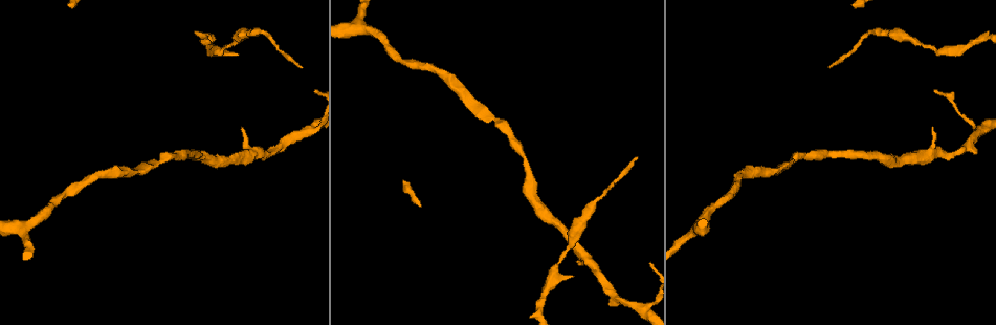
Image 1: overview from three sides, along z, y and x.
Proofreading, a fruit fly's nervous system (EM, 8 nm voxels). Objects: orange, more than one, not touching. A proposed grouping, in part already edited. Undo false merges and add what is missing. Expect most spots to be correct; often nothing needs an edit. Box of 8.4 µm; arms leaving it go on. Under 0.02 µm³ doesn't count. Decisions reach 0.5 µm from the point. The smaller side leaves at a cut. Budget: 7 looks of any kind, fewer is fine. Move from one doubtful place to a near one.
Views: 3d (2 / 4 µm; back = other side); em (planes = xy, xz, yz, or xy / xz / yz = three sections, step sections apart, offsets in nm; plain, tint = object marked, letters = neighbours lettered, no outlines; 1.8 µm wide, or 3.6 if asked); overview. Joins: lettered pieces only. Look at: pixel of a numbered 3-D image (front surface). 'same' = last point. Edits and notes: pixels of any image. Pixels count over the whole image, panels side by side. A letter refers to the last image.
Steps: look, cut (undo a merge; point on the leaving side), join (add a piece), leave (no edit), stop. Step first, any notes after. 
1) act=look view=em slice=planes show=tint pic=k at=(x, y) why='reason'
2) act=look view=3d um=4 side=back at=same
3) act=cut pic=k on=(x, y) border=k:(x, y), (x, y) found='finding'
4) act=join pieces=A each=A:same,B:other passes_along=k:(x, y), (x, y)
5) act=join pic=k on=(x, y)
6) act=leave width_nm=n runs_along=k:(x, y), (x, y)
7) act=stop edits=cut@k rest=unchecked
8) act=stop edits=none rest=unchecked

act=look view=3d um=4 pic=1 at=(575, 261) why='branch stops here'

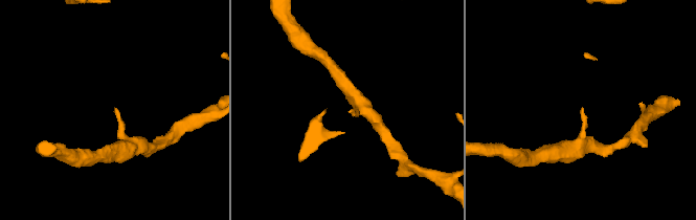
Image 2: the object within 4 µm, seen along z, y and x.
act=look view=em slice=xz step=16 show=tint pic=2 at=(352, 112) why='shape alone is not enough'

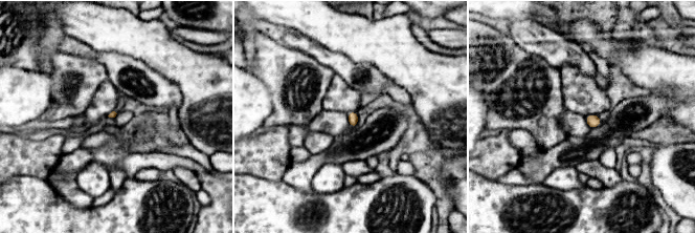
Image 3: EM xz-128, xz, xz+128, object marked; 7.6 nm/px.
act=look view=em slice=xz step=16 show=letters at=same why='see the neighbours'

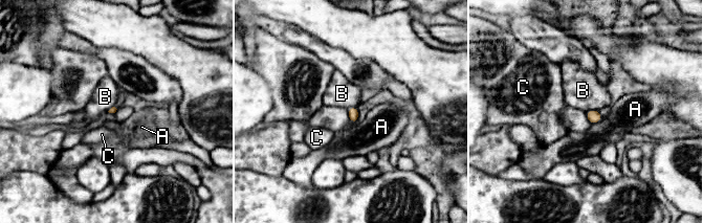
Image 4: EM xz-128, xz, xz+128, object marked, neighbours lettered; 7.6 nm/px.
act=leave each=A:other,B:other,C:other border=4:(597, 110), (588, 110), (586, 112) found='no lettered piece goes on from it'

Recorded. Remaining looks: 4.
act=look view=3d um=2 pic=1 at=(646, 307) why='sudden change in width'

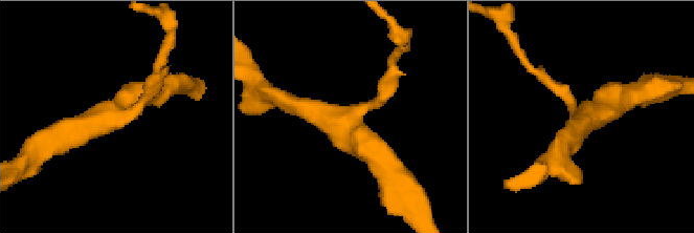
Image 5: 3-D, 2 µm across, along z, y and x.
act=look view=em slice=planes show=letters pic=5 at=(116, 115) why='shape alone is not enough'

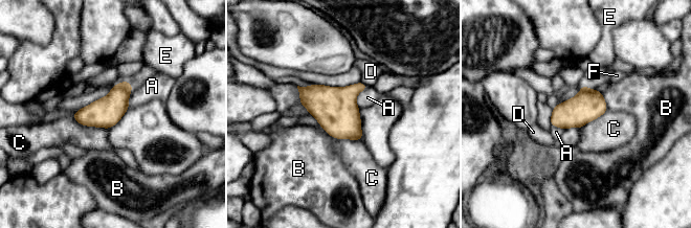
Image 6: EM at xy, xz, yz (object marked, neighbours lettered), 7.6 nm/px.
act=leave each=A:other,B:other,C:other,D:other,E:other,F:other border=6:(319, 124), (333, 137), (361, 141) found='continuous, no second cell'

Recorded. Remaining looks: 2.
act=look view=em slice=planes show=letters pic=1 at=(570, 276) why='branch stops here'

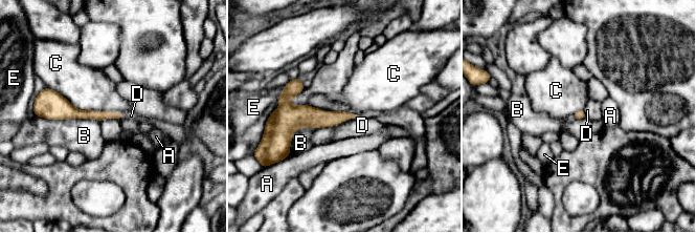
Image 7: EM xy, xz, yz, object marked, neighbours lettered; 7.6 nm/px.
act=leave each=A:other,B:other,C:other,D:other,E:other runs_along=7:(47, 110), (116, 115) found='none of them fits'

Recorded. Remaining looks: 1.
act=stop edits=none rest=unchecked

